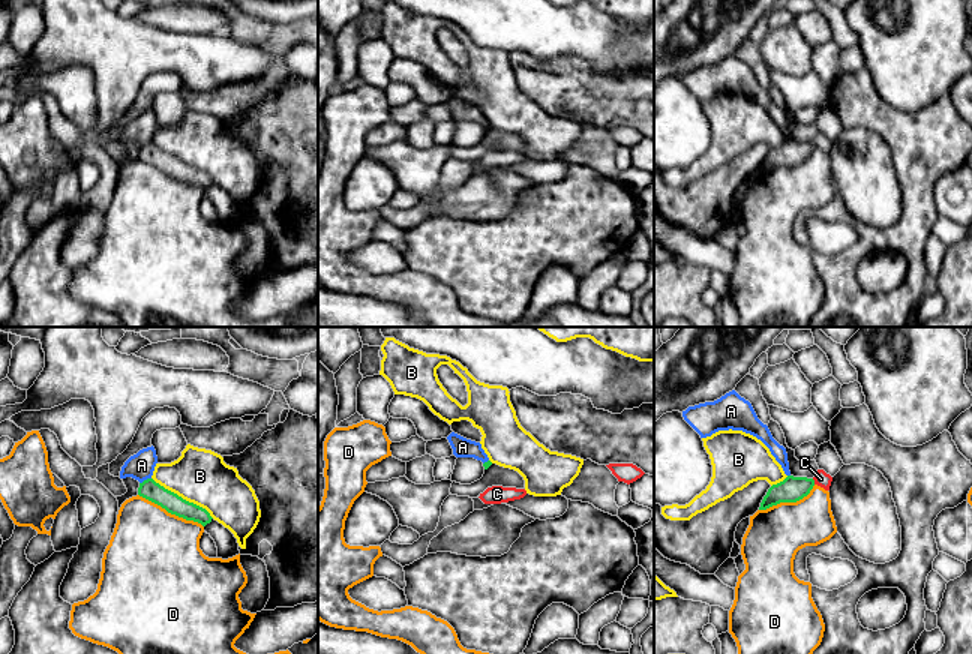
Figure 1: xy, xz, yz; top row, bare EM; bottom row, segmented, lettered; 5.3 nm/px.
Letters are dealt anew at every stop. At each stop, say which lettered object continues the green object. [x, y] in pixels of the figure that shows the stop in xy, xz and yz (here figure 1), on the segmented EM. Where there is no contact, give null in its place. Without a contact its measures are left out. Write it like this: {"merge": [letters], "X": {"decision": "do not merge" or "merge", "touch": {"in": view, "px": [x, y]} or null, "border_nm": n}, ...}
{"merge": [], "A": {"decision": "do not merge", "touch": {"in": "xy", "px": [144, 480]}, "border_nm": 70}, "B": {"decision": "do not merge", "touch": {"in": "xy", "px": [182, 498]}, "border_nm": 400}, "C": {"decision": "do not merge", "touch": {"in": "yz", "px": [813, 482]}, "border_nm": 40}, "D": {"decision": "do not merge", "touch": {"in": "xy", "px": [171, 513]}, "border_nm": 400}}

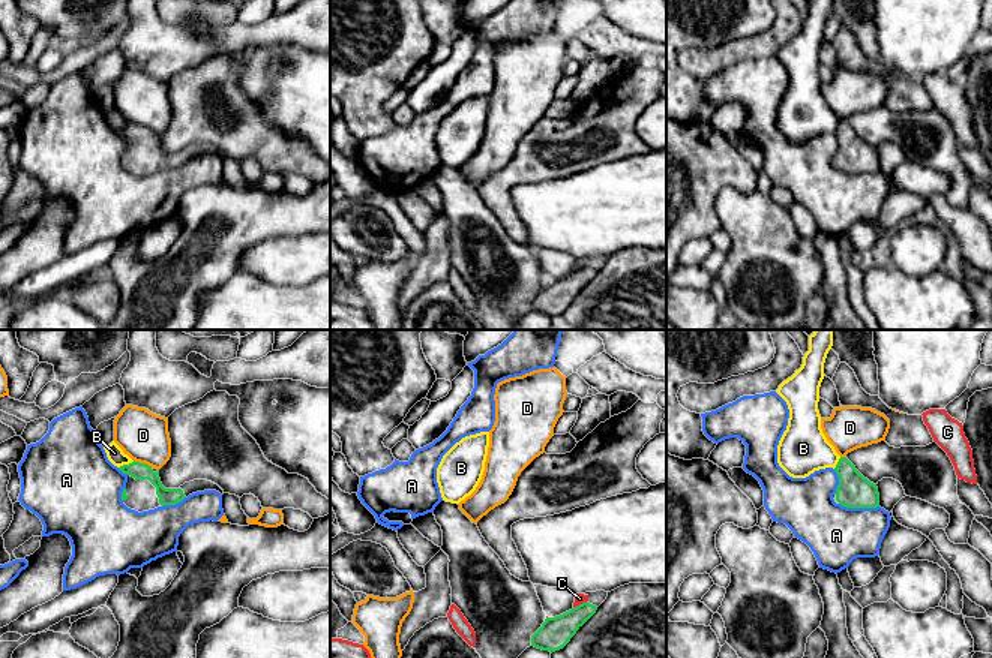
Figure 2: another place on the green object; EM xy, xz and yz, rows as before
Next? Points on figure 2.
{"merge": [], "A": {"decision": "do not merge", "touch": {"in": "yz", "px": [859, 507]}, "border_nm": 220}, "B": {"decision": "do not merge", "touch": {"in": "xy", "px": [126, 465]}, "border_nm": 100}, "C": {"decision": "do not merge", "touch": {"in": "xz", "px": [580, 604]}, "border_nm": 80}, "D": {"decision": "do not merge", "touch": {"in": "xy", "px": [143, 463]}, "border_nm": 110}}

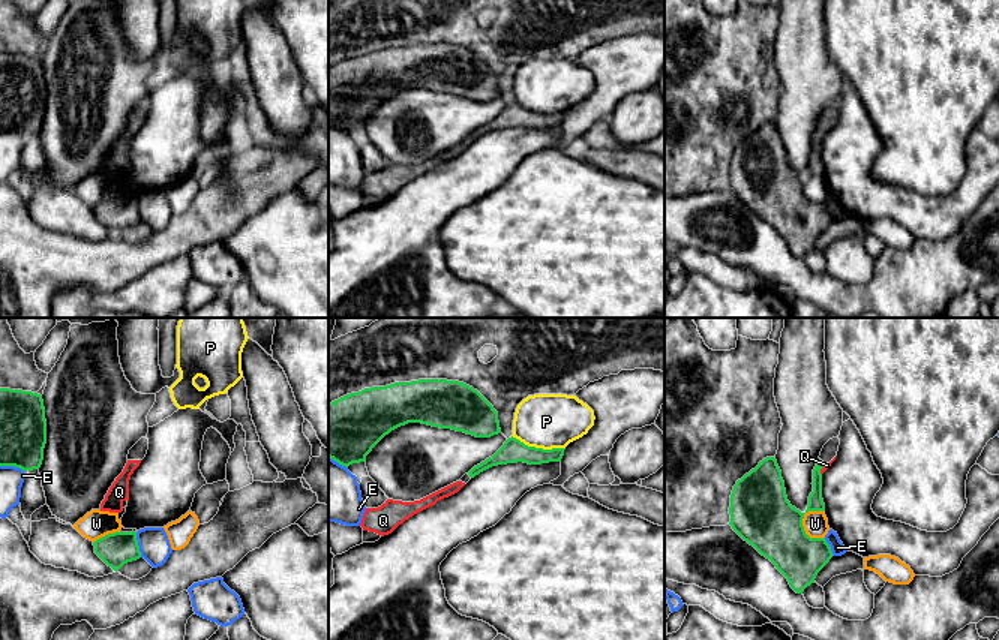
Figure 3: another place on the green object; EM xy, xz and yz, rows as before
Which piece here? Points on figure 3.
{"merge": ["Q"], "E": {"decision": "do not merge", "touch": {"in": "xy", "px": [137, 544]}, "border_nm": 140}, "P": {"decision": "do not merge", "touch": {"in": "xz", "px": [539, 448]}, "border_nm": 300}, "Q": {"decision": "merge", "touch": {"in": "yz", "px": [821, 468]}, "border_nm": 60}, "W": {"decision": "do not merge", "touch": {"in": "yz", "px": [804, 531]}, "border_nm": 180}}

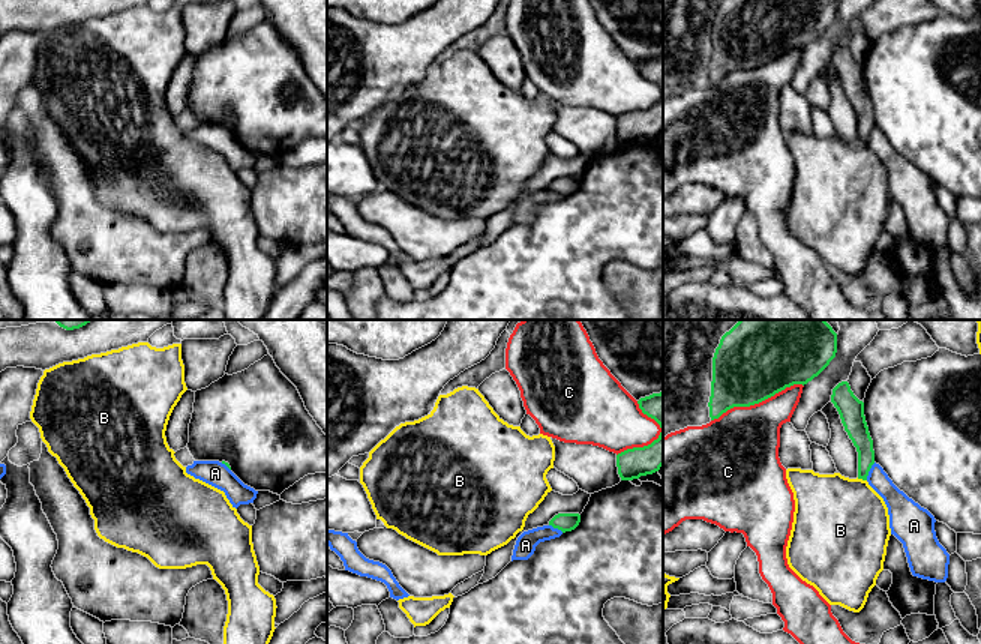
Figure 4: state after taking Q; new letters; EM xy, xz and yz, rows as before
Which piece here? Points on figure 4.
{"merge": [], "A": {"decision": "do not merge", "touch": {"in": "yz", "px": [869, 470]}, "border_nm": 110}, "B": {"decision": "do not merge", "touch": {"in": "yz", "px": [861, 478]}, "border_nm": 60}, "C": {"decision": "do not merge", "touch": {"in": "yz", "px": [756, 403]}, "border_nm": 550}}

